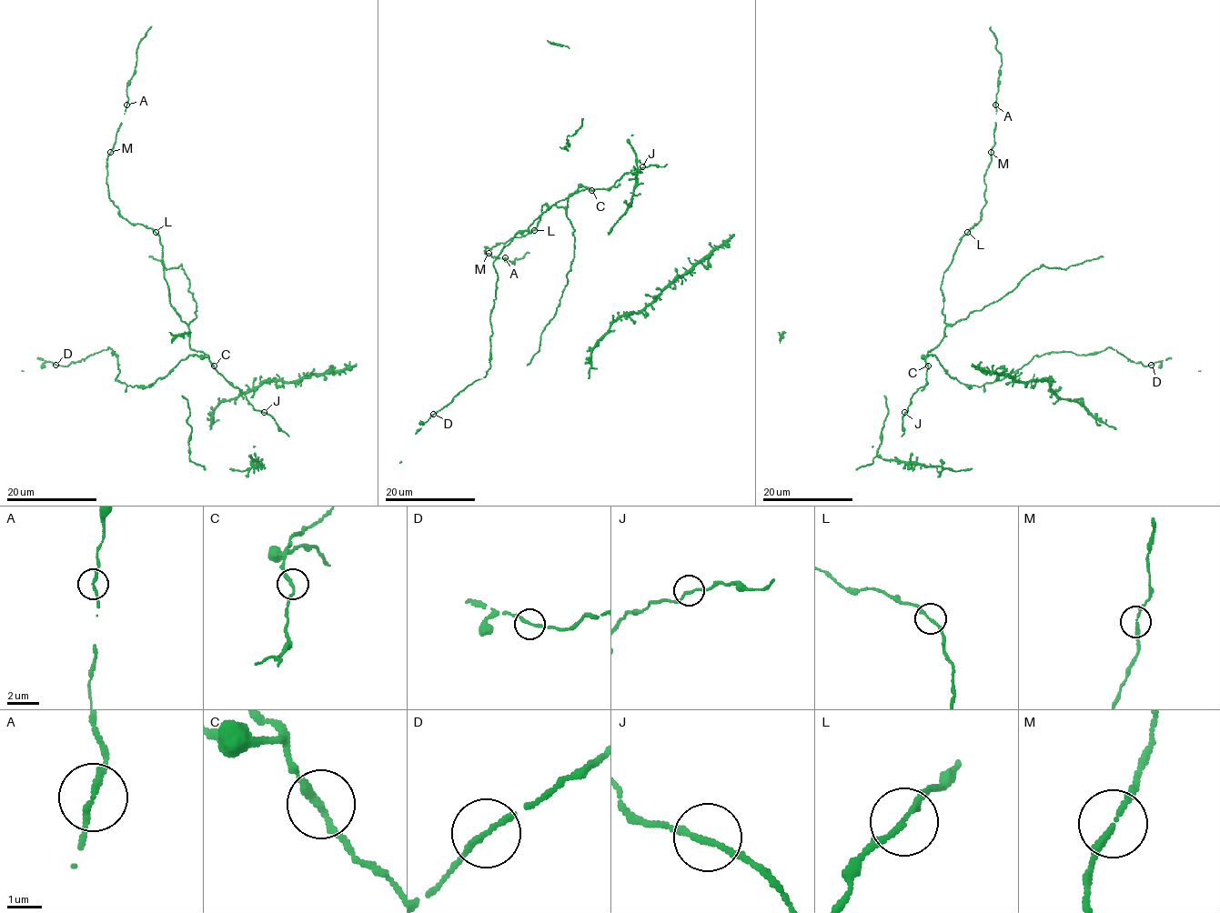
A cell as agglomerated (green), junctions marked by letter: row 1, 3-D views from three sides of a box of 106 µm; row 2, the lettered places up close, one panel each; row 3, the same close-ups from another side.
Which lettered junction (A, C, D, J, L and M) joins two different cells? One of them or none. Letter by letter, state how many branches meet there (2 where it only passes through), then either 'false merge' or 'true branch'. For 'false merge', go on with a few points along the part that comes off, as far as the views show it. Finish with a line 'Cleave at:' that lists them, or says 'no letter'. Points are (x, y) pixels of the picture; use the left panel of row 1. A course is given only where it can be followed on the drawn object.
A: 2 branches meet; true branch
C: 2 branches meet; true branch
D: 2 branches meet; true branch
J: 2 branches meet; true branch
L: 2 branches meet; true branch
M: 2 branches meet; true branch
Cleave at: no letter

